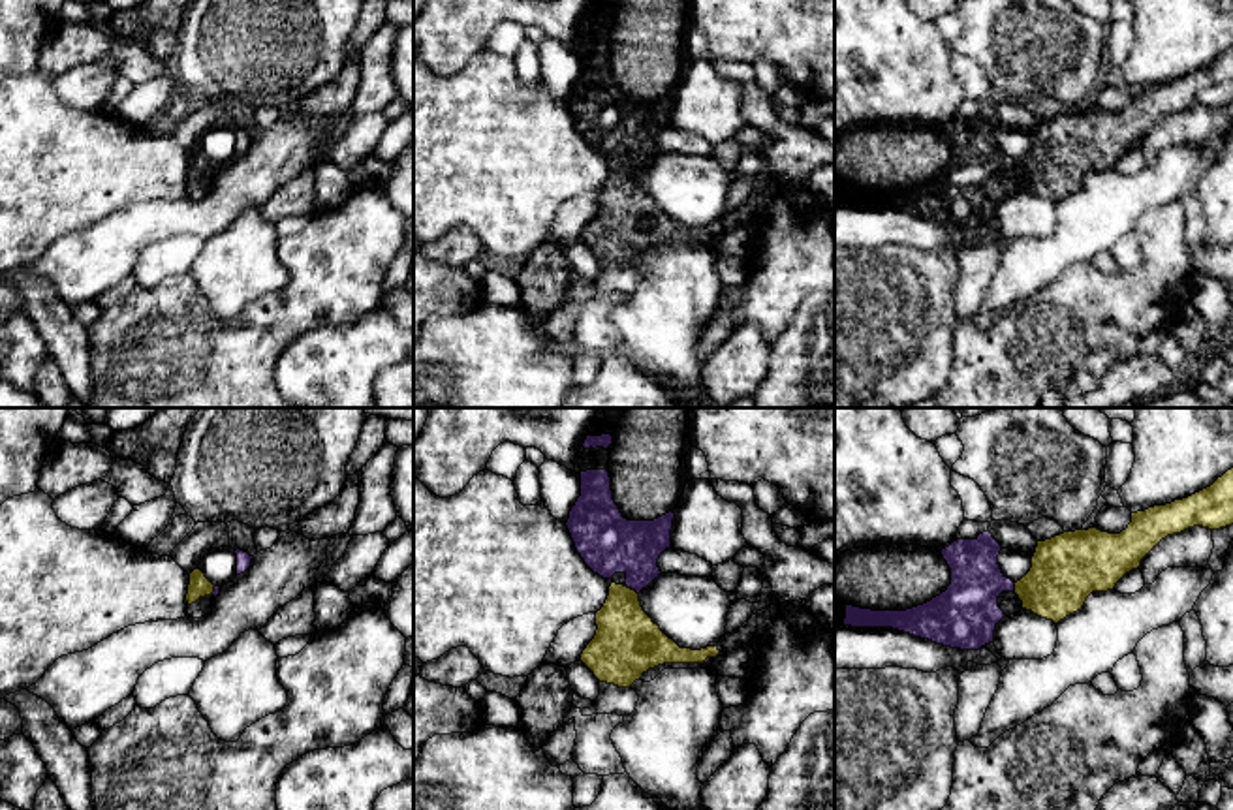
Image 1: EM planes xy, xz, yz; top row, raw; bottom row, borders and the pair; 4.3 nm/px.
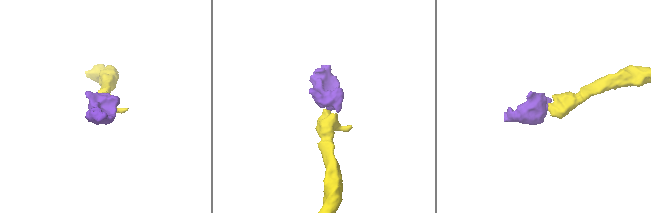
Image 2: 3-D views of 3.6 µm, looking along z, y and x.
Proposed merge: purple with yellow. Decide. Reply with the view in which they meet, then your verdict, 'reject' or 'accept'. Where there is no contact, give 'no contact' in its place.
contact in xz; accept

